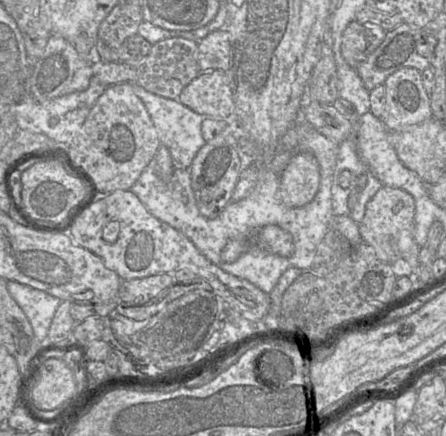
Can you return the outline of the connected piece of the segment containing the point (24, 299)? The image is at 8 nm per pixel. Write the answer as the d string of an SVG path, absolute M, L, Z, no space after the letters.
M7 281L7 289L28 318L40 346L62 301L44 291L16 281Z

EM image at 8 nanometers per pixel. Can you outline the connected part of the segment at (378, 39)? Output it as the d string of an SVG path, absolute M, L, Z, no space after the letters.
M353 21L342 34L341 54L346 63L356 68L384 40L386 31L373 24Z

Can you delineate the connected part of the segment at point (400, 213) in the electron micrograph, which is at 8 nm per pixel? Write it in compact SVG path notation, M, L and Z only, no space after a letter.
M382 186L368 201L365 214L359 223L362 241L374 249L377 258L383 262L392 263L400 258L398 239L402 233L413 233L414 236L415 202L406 191Z

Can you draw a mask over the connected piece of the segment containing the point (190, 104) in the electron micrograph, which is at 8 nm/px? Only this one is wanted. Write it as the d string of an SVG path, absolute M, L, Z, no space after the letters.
M222 70L200 74L184 87L177 101L199 115L227 118L234 112L232 77Z

